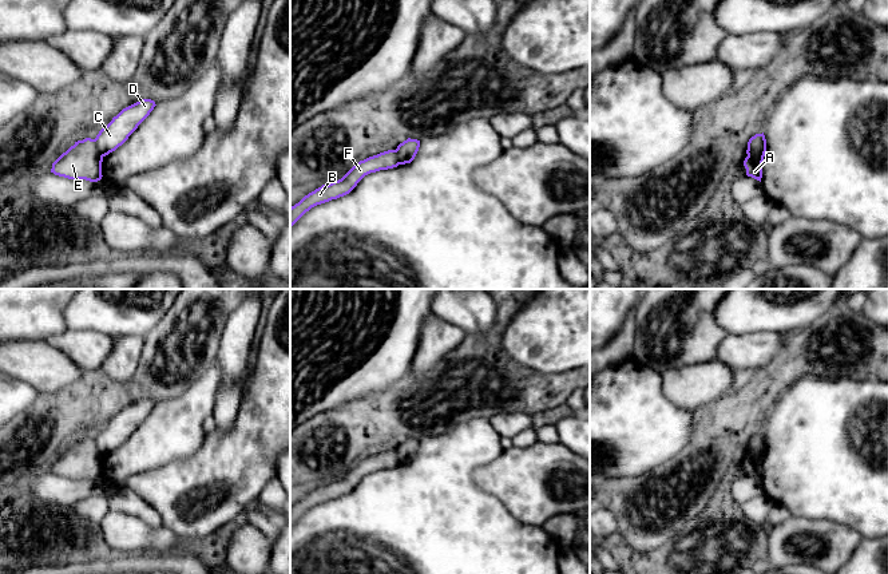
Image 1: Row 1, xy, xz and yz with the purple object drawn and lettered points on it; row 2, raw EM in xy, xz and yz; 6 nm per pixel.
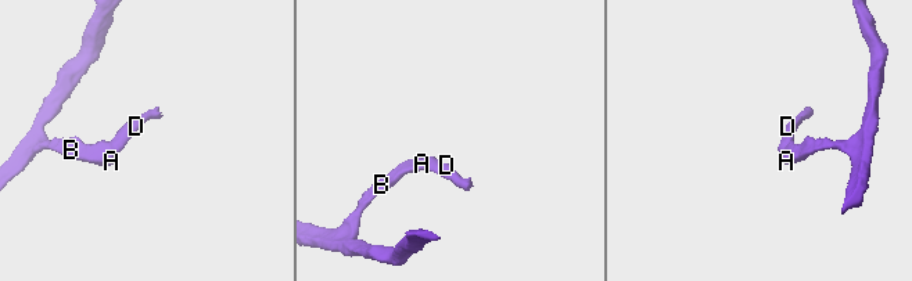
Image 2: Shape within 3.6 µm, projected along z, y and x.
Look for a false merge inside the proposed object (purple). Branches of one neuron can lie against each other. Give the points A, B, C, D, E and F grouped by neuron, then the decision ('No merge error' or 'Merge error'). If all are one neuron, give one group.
Groups: A B E F / C D. Merge error

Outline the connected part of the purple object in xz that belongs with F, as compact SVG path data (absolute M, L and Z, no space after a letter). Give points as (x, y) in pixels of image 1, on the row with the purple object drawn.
M388 150L360 161L341 179L322 185L290 207L290 227L312 207L349 194L368 174L400 165L396 150Z

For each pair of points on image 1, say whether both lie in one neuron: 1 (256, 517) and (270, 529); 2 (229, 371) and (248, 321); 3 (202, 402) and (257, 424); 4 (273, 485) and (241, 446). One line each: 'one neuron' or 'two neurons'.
1: one neuron
2: one neuron
3: two neurons
4: two neurons

